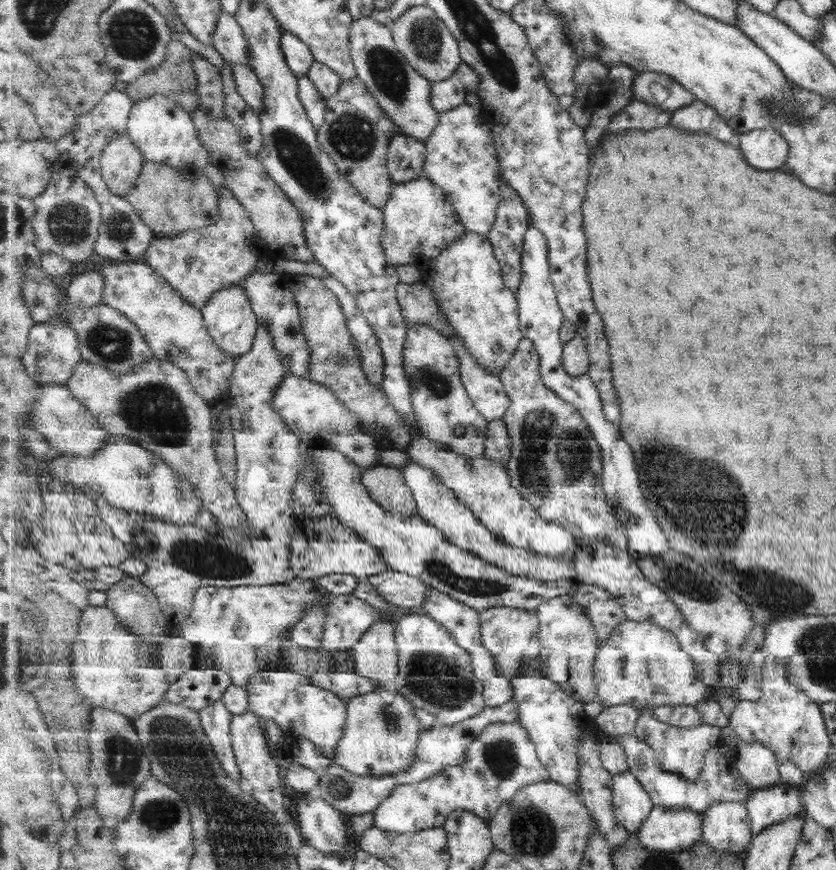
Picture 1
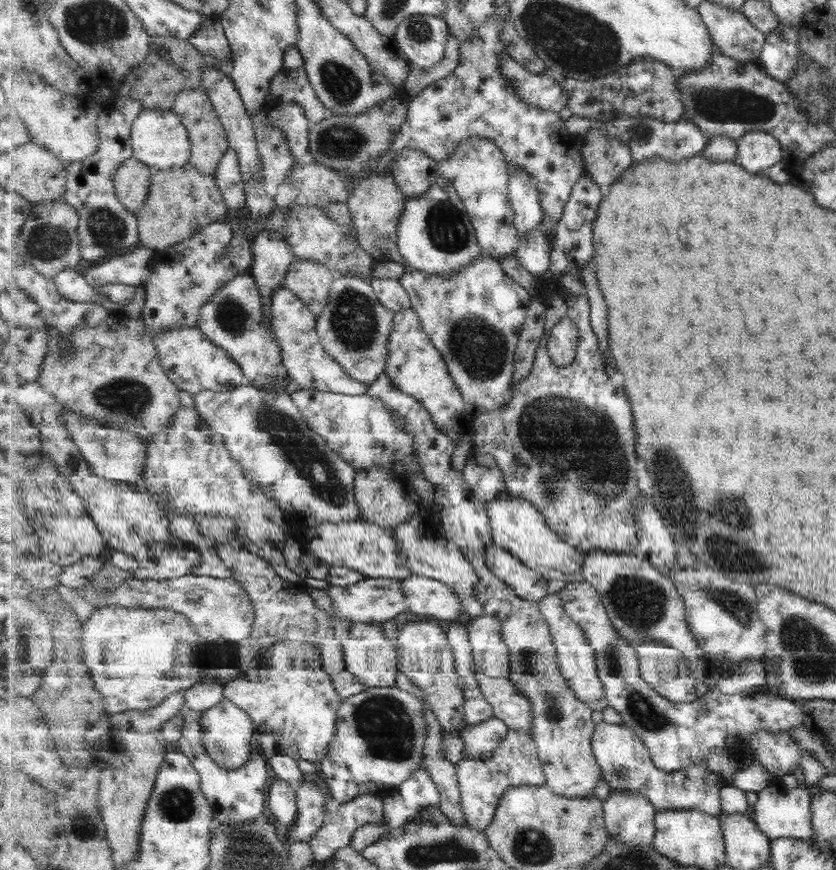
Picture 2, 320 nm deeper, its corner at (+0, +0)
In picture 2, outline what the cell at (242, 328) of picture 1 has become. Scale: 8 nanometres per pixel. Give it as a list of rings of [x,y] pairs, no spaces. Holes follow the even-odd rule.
[[[248,273],[229,280],[223,288],[215,291],[214,297],[203,305],[197,326],[239,363],[246,384],[264,384],[266,380],[278,380],[282,384],[289,384],[290,390],[292,378],[284,365],[280,342],[272,323],[266,319],[262,296],[255,279]]]

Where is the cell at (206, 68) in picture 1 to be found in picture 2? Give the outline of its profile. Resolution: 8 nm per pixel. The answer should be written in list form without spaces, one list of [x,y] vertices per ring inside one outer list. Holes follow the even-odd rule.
[[[203,86],[185,89],[177,95],[172,110],[175,114],[180,115],[185,128],[189,131],[192,143],[191,166],[196,167],[206,175],[214,176],[223,156],[227,153],[227,150],[230,150],[230,147],[225,127],[213,106],[209,93]]]

